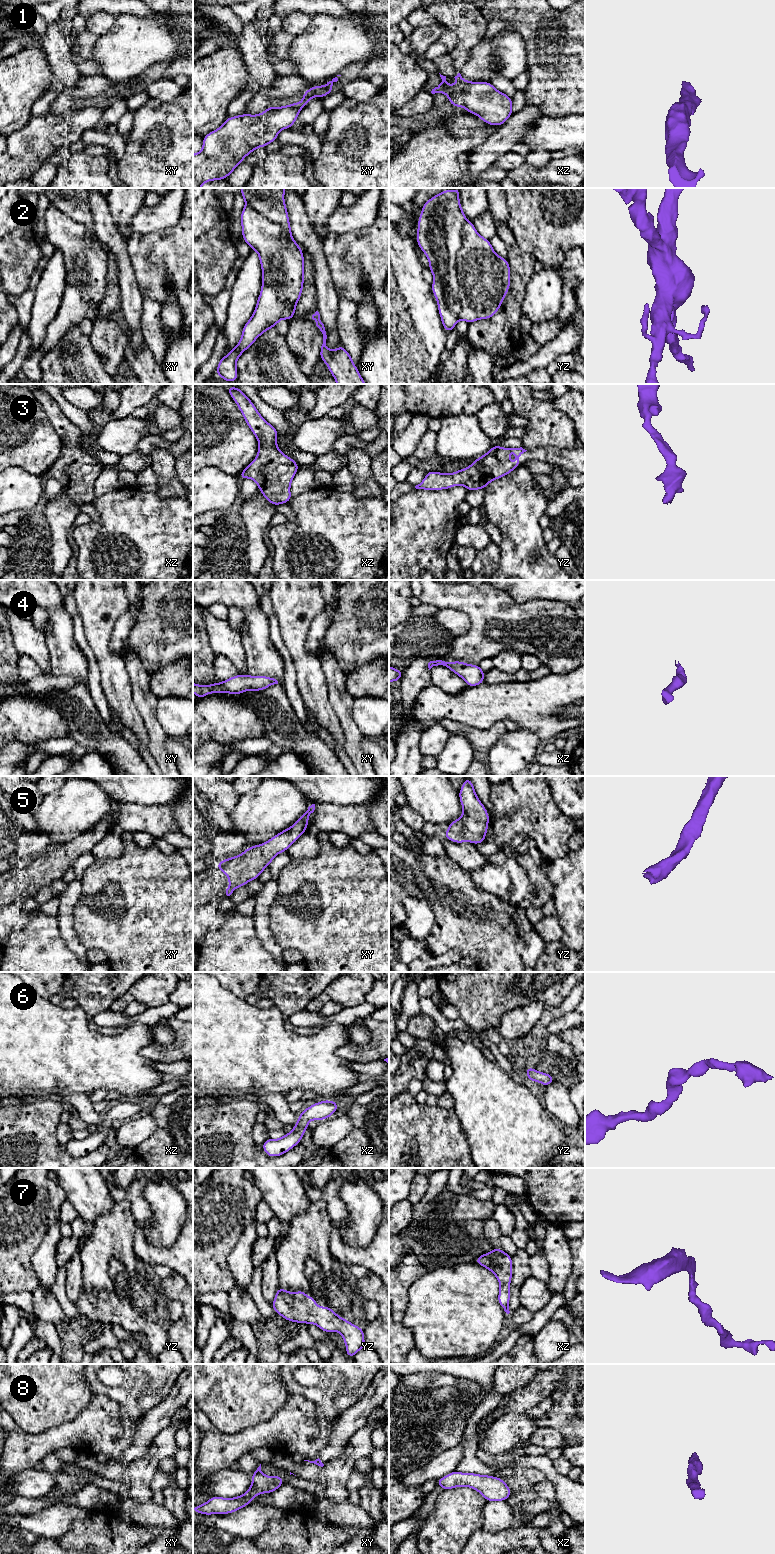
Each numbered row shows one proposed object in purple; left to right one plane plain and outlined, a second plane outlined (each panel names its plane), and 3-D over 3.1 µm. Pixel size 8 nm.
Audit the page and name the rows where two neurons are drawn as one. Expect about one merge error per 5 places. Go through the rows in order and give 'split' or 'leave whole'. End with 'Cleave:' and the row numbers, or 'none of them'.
1: leave whole
2: split
3: leave whole
4: leave whole
5: leave whole
6: leave whole
7: leave whole
8: leave whole
Cleave: 2

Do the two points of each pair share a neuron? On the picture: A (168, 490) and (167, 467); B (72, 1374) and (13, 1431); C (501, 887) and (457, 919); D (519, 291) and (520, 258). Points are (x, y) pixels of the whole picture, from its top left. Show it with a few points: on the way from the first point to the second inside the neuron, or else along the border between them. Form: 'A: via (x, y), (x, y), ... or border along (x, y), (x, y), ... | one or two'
A: via (168, 484), (167, 473) | one
B: border along (10, 1415), (24, 1431), (40, 1434) | two
C: border along (473, 881), (477, 887), (492, 892), (508, 902) | two
D: via (519, 283), (520, 266) | one

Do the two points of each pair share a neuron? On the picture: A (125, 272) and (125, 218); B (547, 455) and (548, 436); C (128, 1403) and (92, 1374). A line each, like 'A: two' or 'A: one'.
A: two
B: two
C: one

